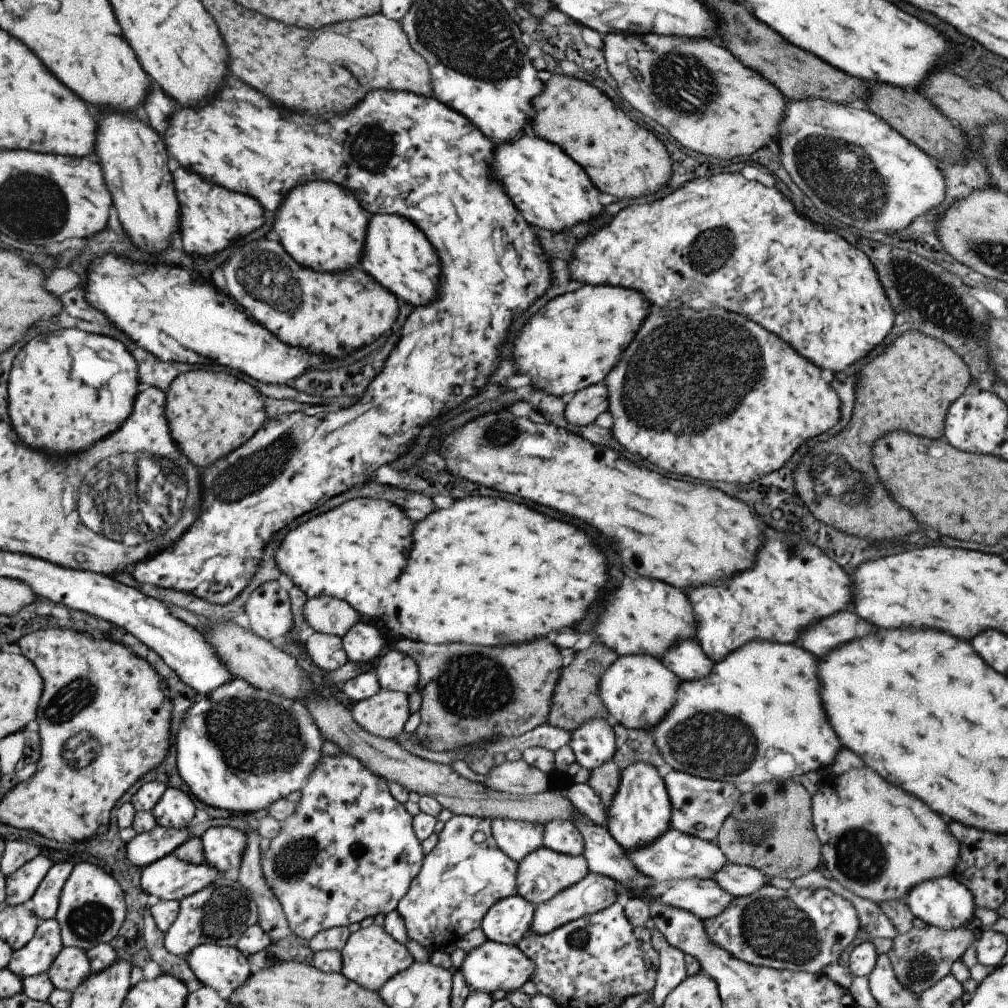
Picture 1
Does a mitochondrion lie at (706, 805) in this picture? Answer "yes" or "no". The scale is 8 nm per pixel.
yes

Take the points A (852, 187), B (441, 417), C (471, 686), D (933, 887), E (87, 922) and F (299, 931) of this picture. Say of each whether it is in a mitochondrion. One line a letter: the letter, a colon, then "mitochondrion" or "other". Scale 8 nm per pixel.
A: mitochondrion
B: other
C: mitochondrion
D: other
E: mitochondrion
F: other

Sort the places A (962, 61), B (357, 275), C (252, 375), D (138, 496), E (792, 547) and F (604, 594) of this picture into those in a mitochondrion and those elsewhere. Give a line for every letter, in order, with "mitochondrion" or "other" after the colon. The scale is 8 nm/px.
A: other
B: other
C: other
D: mitochondrion
E: mitochondrion
F: other

